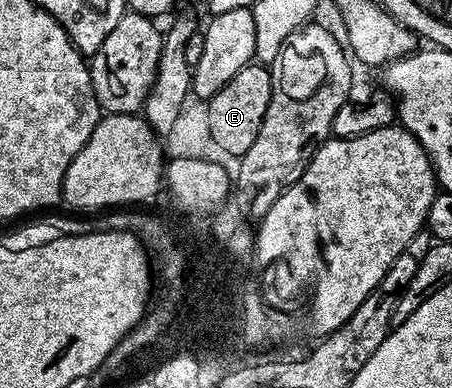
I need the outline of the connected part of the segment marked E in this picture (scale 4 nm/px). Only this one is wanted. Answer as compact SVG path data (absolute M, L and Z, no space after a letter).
M250 63L223 87L214 97L208 98L210 131L214 143L229 151L231 155L240 157L255 143L255 135L263 123L263 115L267 115L269 101L273 97L273 78L270 70L261 63Z

